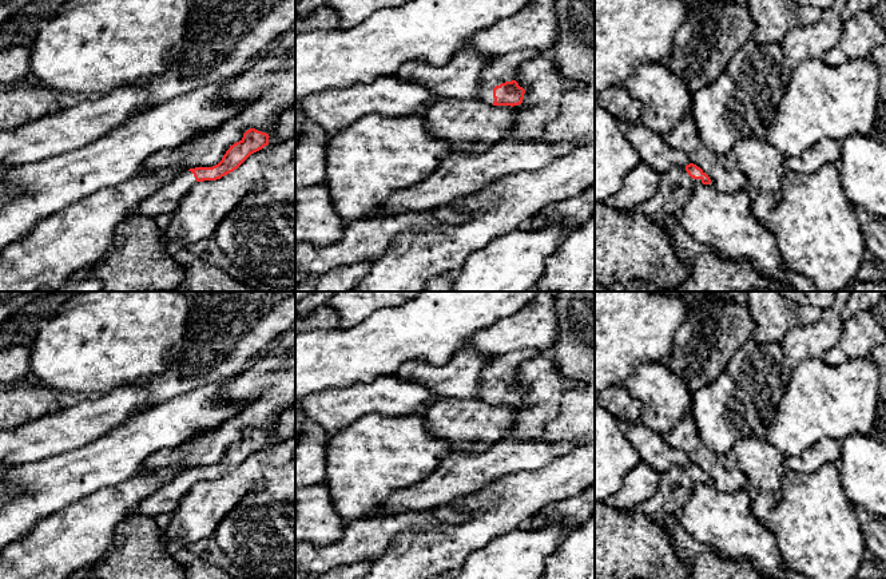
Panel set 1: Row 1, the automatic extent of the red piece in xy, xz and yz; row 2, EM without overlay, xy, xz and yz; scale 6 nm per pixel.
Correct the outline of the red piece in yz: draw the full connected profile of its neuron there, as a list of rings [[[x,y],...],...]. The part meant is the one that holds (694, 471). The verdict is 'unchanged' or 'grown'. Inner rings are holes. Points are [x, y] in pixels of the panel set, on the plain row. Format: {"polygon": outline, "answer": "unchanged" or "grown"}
{"polygon": [[[696,464],[672,467],[659,475],[655,495],[635,505],[629,512],[640,512],[648,517],[661,520],[666,515],[676,513],[690,500],[694,488],[699,484],[710,484],[710,476]]], "answer": "grown"}

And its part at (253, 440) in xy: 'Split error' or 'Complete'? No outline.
Split error

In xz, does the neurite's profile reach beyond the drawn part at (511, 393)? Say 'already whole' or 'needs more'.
needs more

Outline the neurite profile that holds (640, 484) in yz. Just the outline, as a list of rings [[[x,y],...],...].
[[[643,460],[627,475],[621,489],[612,495],[605,504],[629,512],[635,505],[652,497],[657,489],[659,473]]]

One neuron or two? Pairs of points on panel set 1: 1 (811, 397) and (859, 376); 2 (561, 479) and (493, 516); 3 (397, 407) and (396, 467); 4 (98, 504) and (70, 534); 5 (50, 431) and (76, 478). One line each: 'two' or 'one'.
1: one
2: one
3: two
4: one
5: two

